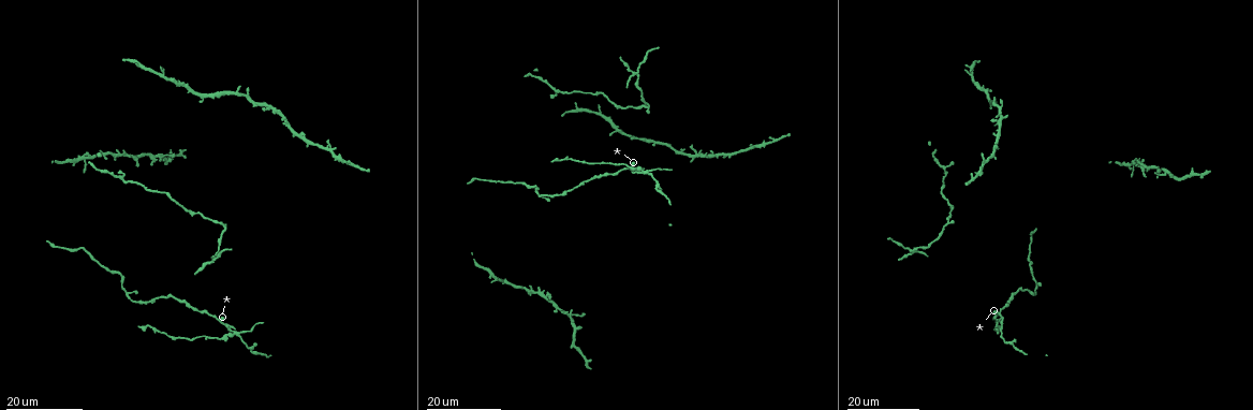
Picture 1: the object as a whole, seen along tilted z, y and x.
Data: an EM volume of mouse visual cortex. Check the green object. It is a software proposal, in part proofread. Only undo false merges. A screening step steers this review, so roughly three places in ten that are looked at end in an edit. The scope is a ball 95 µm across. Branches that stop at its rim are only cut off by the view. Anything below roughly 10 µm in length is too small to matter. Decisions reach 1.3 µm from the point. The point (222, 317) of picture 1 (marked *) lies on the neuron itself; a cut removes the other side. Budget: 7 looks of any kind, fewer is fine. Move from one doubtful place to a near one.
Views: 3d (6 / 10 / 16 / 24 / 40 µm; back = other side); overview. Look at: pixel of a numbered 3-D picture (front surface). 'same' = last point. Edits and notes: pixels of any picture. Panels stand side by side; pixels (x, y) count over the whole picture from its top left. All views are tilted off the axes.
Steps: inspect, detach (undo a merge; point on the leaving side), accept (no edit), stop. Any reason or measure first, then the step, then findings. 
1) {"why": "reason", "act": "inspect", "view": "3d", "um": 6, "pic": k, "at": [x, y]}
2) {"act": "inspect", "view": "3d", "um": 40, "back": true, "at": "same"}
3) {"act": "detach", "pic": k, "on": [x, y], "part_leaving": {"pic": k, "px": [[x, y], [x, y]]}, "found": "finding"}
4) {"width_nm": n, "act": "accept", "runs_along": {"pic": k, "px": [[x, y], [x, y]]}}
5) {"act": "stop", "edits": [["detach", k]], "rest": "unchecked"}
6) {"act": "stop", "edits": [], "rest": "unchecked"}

{"why": "three arms meet", "act": "inspect", "view": "3d", "um": 24, "pic": 1, "at": [998, 315]}

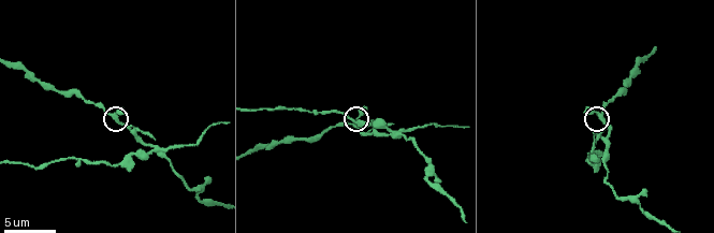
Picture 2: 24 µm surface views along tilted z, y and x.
{"why": "closer look", "act": "inspect", "view": "3d", "um": 10, "pic": 2, "at": [600, 115]}

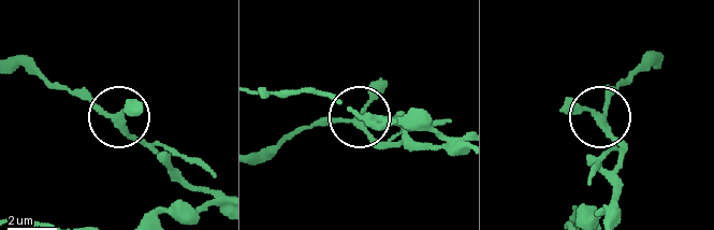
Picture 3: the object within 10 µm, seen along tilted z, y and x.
{"arms": 3, "act": "accept", "found": "continuous, no second neuron"}

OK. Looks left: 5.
{"why": "branch point", "act": "inspect", "view": "3d", "um": 10, "pic": 2, "at": [390, 131]}

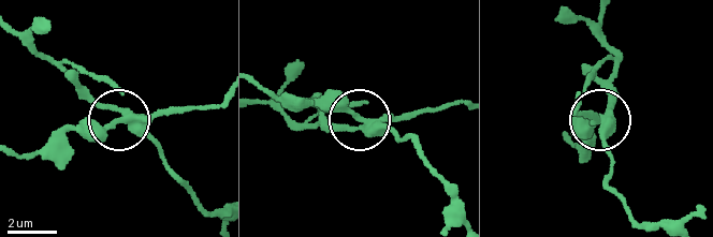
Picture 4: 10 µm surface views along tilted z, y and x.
{"arms": 3, "act": "detach", "pic": 4, "on": [96, 128], "part_leaving": {"pic": 4, "px": [[127, 116], [98, 130], [60, 132], [22, 156]]}, "found": "two neurons meet here"}

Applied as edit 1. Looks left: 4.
{"why": "see it whole again", "act": "inspect", "view": "overview"}

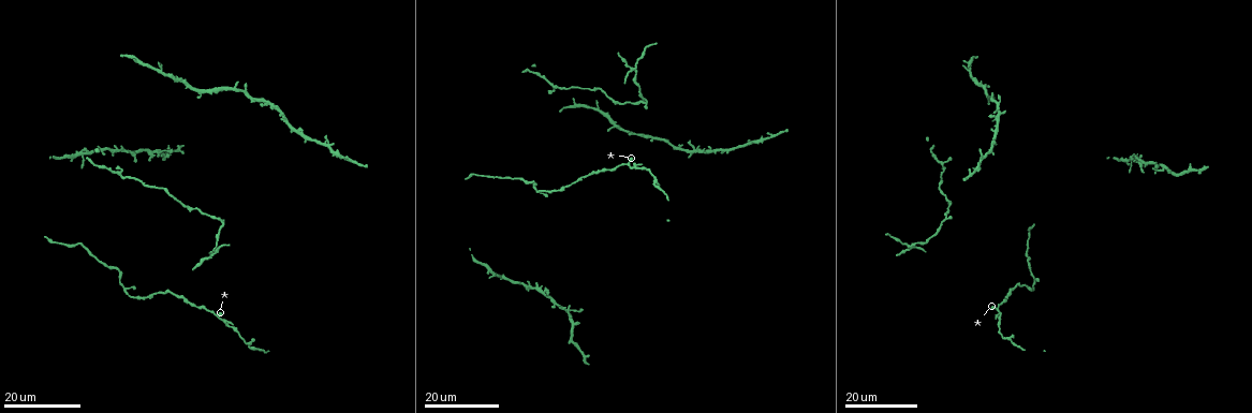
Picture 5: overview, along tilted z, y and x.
{"why": "three arms meet", "act": "inspect", "view": "3d", "um": 16, "pic": 5, "at": [647, 100]}

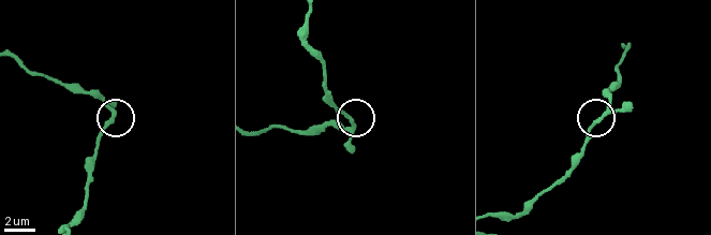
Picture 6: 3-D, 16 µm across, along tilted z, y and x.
{"act": "inspect", "view": "3d", "um": 6, "pic": 6, "at": [604, 115]}

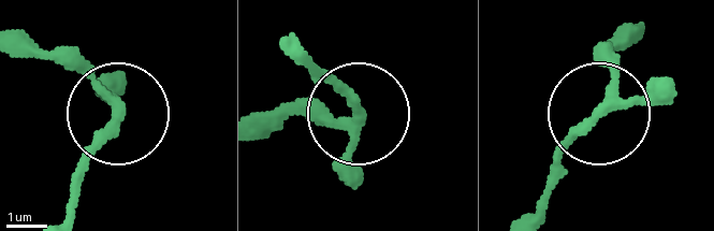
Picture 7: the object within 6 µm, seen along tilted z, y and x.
{"why": "from behind", "act": "inspect", "view": "3d", "um": 6, "back": true, "pic": 7, "at": [601, 112]}

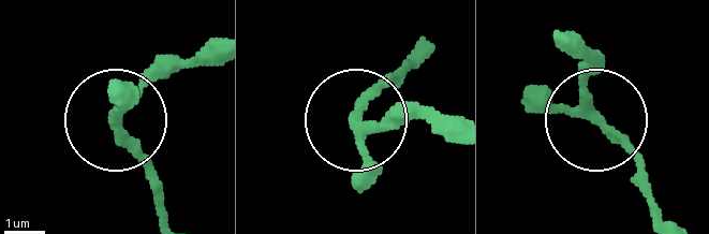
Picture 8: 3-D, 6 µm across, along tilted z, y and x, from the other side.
{"arms": 3, "act": "accept", "found": "one neuron here"}

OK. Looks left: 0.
{"act": "stop", "edits": [["detach", 4]], "rest": "unchecked"}

